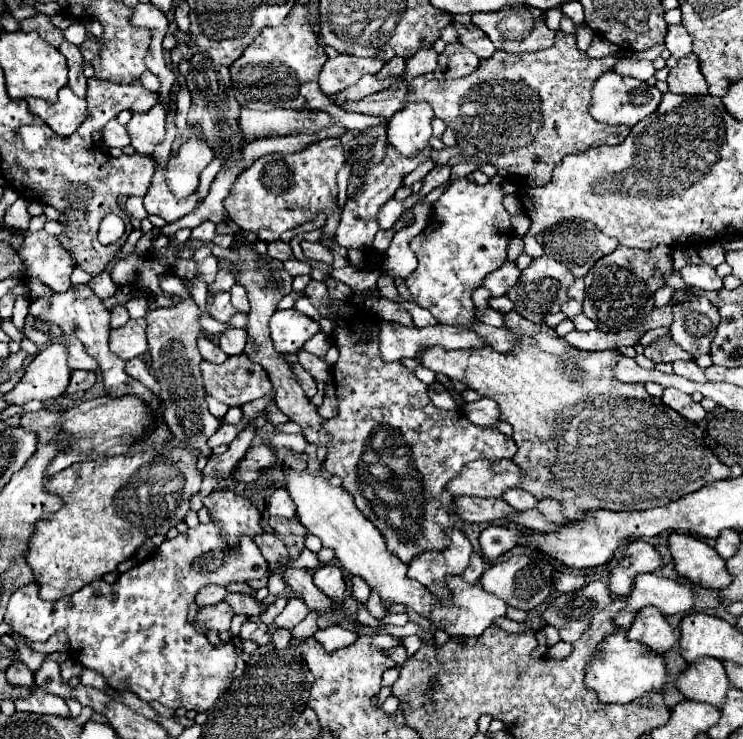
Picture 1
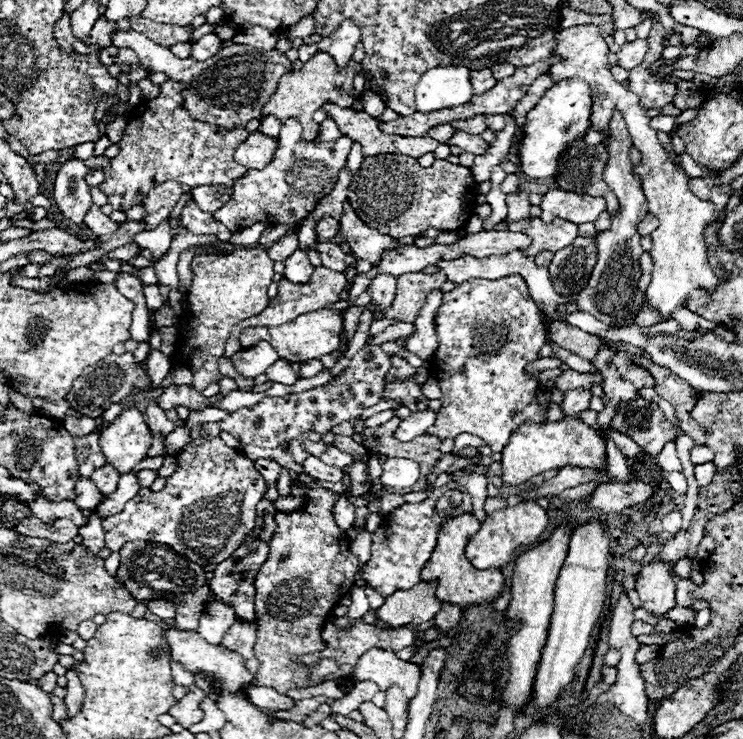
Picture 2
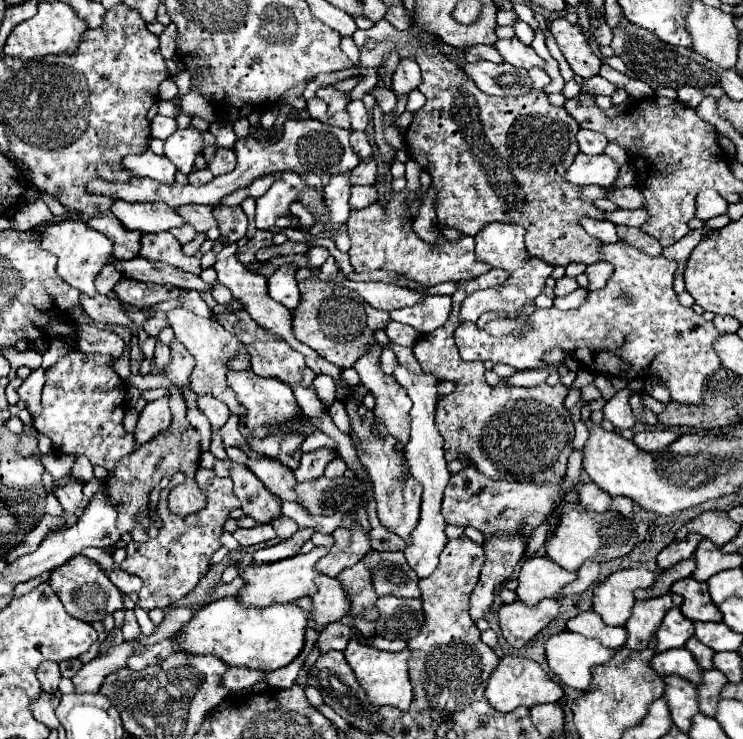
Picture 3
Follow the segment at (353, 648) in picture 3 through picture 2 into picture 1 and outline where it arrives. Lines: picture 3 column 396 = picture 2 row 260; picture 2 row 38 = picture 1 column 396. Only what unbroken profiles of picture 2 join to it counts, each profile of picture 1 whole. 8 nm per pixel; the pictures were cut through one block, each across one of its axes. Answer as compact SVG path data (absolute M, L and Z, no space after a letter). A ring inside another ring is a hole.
M284 468L288 472L288 492L296 504L296 514L300 522L308 528L308 534L314 534L322 540L322 544L334 550L340 564L352 574L360 576L368 582L372 590L378 592L382 602L404 604L412 608L416 614L428 618L438 630L444 630L450 636L480 636L488 626L492 626L494 618L506 614L506 604L492 592L486 592L480 584L468 584L460 576L448 578L448 590L452 594L450 600L442 602L424 588L420 582L410 580L406 576L406 564L388 552L382 532L356 508L352 496L344 492L344 488L332 488L328 480L322 476L310 476L308 470L304 474Z

